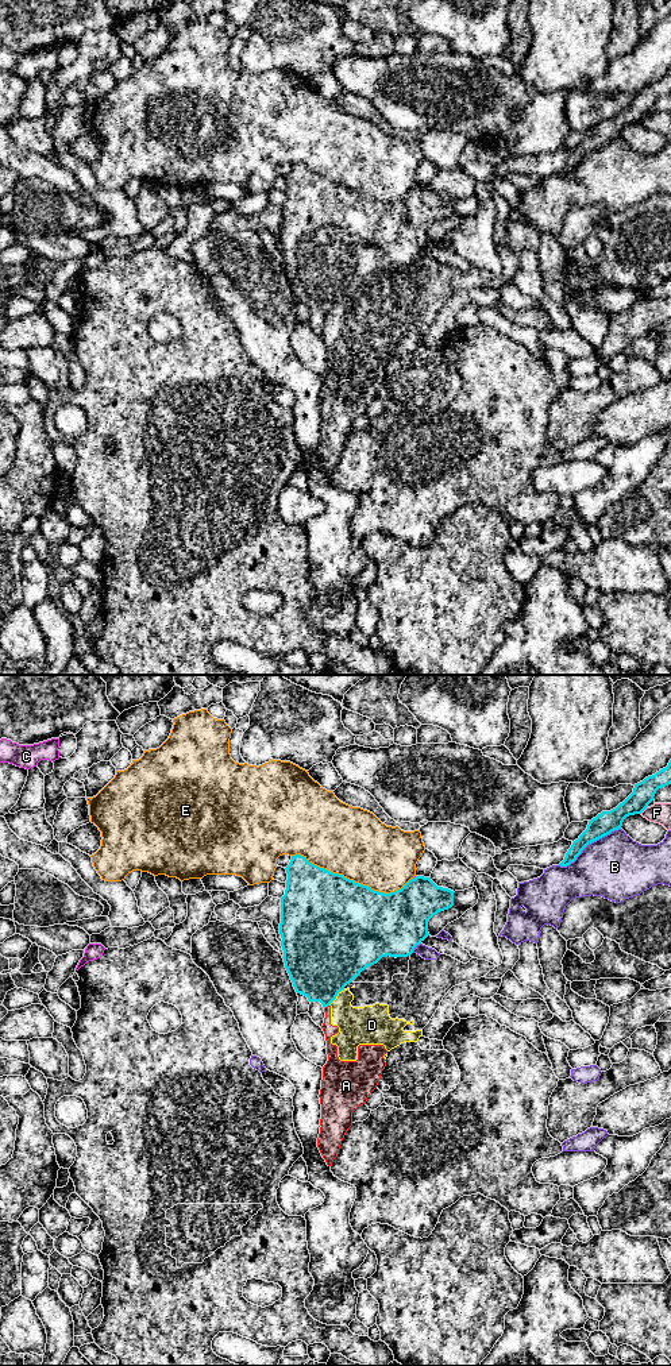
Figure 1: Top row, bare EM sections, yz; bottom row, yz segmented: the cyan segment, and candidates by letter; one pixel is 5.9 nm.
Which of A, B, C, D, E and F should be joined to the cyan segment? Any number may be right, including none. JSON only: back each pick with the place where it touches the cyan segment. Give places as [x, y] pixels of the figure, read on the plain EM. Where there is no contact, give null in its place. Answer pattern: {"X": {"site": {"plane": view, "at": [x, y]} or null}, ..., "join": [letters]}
{"join": []}

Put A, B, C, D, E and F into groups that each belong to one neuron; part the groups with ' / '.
A D / B / C / E / F

